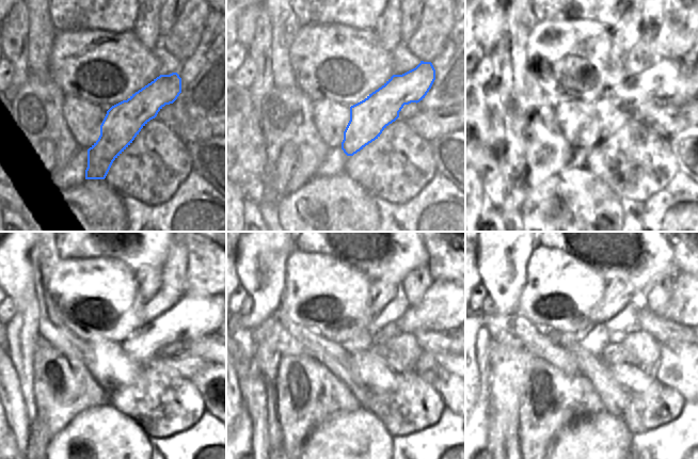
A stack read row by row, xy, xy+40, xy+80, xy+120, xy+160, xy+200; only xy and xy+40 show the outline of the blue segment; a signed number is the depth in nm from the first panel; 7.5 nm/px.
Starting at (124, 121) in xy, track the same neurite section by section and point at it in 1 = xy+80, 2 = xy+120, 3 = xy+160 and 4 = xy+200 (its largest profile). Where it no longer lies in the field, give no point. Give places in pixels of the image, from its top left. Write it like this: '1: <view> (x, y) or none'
1: xy+80 (619, 109)
2: xy+120 (194, 315)
3: xy+160 (443, 307)
4: xy+200 (682, 309)

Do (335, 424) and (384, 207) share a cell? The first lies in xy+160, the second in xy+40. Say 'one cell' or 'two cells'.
two cells

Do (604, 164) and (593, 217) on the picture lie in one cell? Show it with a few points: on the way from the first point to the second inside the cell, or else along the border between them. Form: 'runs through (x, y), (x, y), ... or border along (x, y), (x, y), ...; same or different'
border along (585, 168), (607, 183), (619, 195); different

